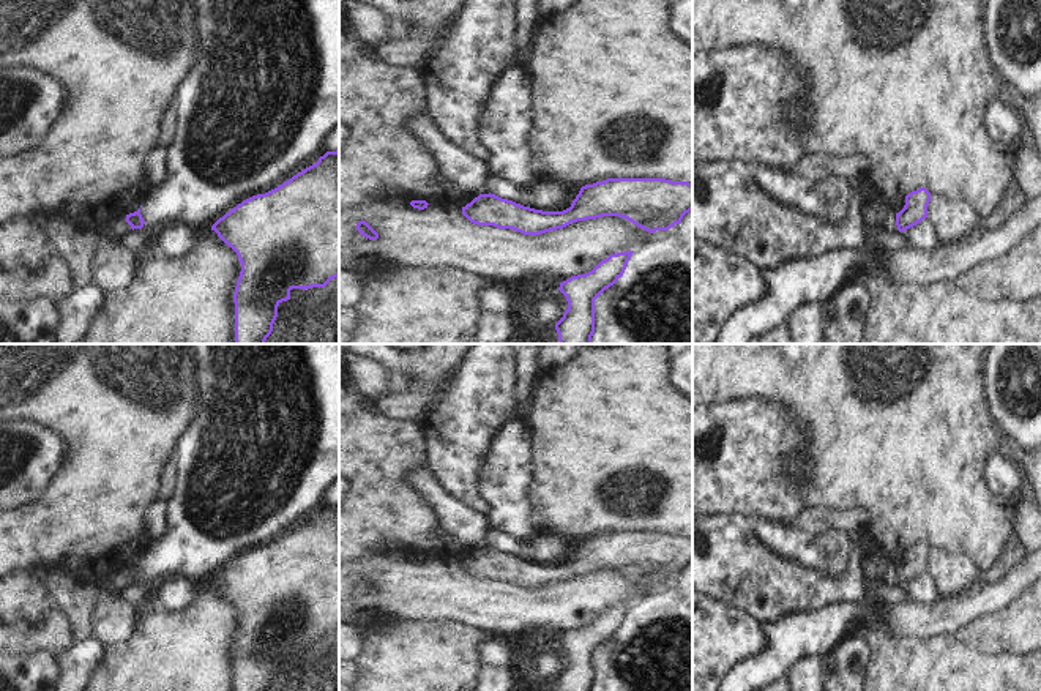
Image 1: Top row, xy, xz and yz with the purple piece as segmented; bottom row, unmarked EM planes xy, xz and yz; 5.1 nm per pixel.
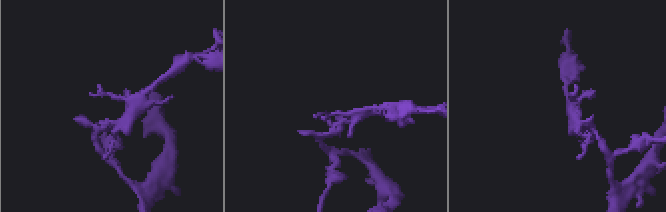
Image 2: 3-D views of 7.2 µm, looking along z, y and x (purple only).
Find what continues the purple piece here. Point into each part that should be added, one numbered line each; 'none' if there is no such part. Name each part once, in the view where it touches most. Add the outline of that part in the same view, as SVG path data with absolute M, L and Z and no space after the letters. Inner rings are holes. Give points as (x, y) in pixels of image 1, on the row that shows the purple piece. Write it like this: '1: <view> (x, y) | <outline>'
none

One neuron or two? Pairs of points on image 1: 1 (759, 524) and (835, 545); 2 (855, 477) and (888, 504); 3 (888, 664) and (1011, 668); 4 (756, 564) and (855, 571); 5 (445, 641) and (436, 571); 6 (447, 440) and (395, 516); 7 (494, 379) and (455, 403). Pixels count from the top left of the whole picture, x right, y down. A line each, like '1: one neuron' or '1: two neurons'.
1: one neuron
2: one neuron
3: one neuron
4: one neuron
5: two neurons
6: two neurons
7: one neuron

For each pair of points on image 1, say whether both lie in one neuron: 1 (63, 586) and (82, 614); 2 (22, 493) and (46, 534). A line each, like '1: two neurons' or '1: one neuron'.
1: one neuron
2: two neurons

